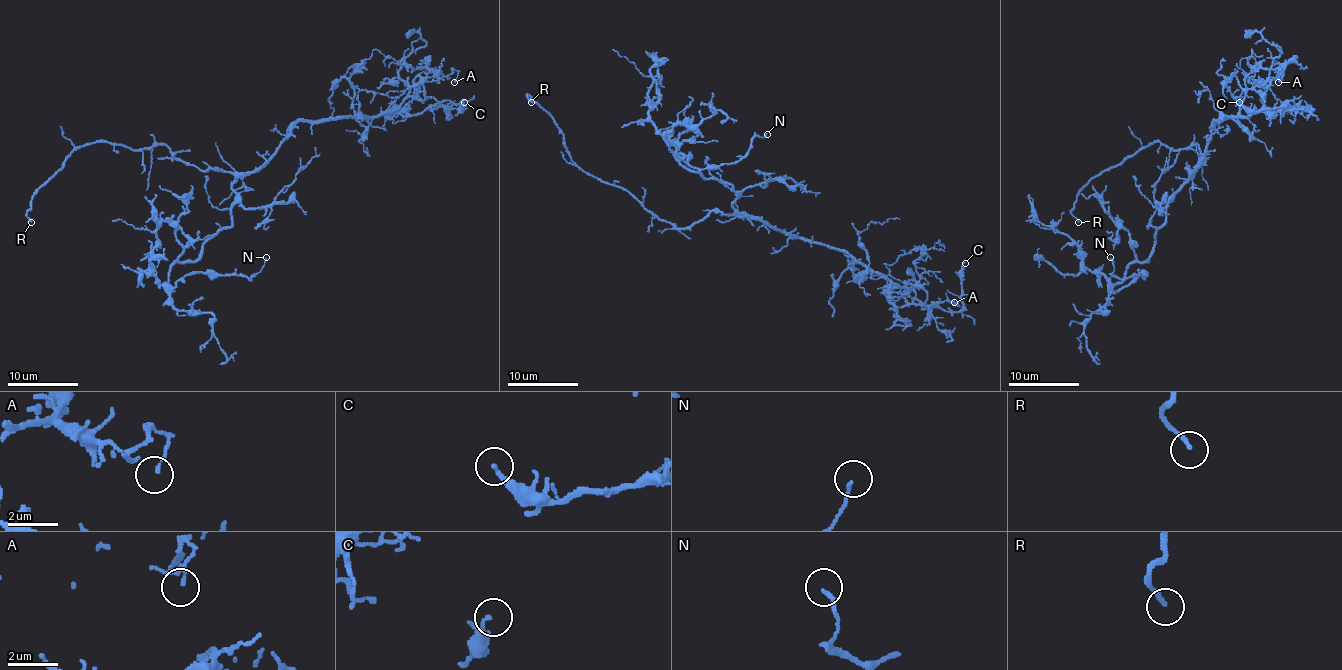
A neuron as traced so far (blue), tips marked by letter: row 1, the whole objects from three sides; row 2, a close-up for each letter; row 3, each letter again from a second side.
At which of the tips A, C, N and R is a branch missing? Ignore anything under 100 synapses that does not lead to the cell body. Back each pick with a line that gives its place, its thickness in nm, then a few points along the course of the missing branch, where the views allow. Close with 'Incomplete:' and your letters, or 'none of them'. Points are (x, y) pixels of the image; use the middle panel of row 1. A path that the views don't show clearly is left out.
R: place (531, 102); calibre 160 nm; course (531, 102), (554, 73), (558, 59), (549, 42), (549, 20), (547, 27)
Incomplete: R

